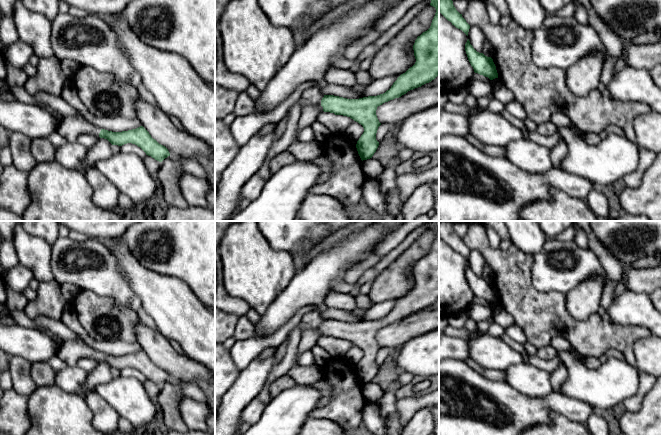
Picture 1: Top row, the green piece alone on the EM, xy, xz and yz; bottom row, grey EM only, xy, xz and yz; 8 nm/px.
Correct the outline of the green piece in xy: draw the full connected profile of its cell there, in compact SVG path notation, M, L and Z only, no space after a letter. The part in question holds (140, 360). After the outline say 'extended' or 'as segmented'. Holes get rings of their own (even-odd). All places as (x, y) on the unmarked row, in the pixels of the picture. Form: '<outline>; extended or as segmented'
M78 337L76 340L64 341L57 356L69 367L76 366L80 359L88 357L94 359L96 362L107 363L112 369L135 368L146 379L151 380L159 386L170 380L168 373L153 363L143 350L128 355L112 356L91 348Z; extended

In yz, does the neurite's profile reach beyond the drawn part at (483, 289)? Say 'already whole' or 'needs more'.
already whole

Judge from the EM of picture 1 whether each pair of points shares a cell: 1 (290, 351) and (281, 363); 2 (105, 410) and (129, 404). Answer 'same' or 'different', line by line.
1: same
2: different

